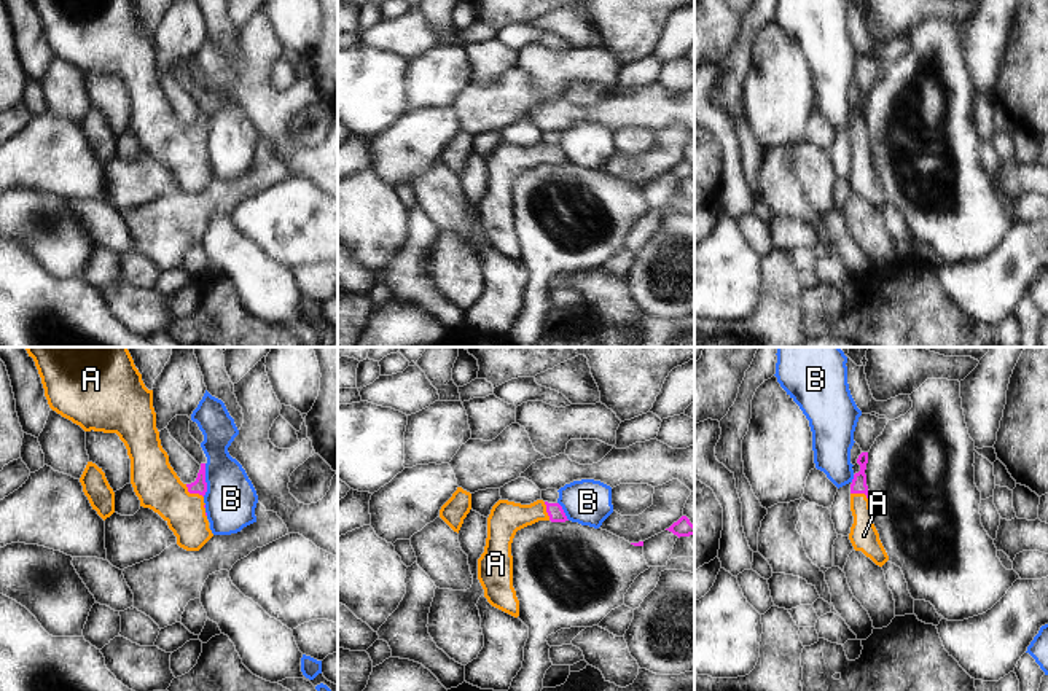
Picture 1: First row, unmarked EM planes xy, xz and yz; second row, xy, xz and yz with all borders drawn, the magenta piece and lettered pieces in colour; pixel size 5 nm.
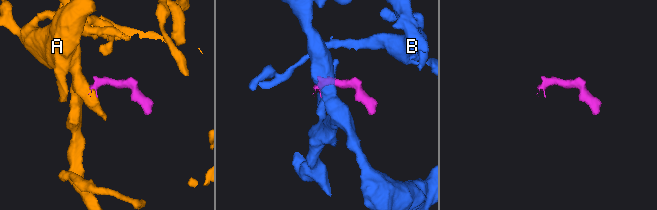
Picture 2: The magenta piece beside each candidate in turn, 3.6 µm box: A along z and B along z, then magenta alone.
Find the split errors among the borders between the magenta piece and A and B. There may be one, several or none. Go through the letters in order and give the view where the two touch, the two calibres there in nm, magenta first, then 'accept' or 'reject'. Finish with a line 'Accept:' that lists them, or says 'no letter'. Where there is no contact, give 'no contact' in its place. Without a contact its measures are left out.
A: meets magenta in xy; 80 nm thick on the magenta side, 220 nm on the other; accept
B: meets magenta in xy; 80 nm thick on the magenta side, 260 nm on the other; reject
Accept: A

